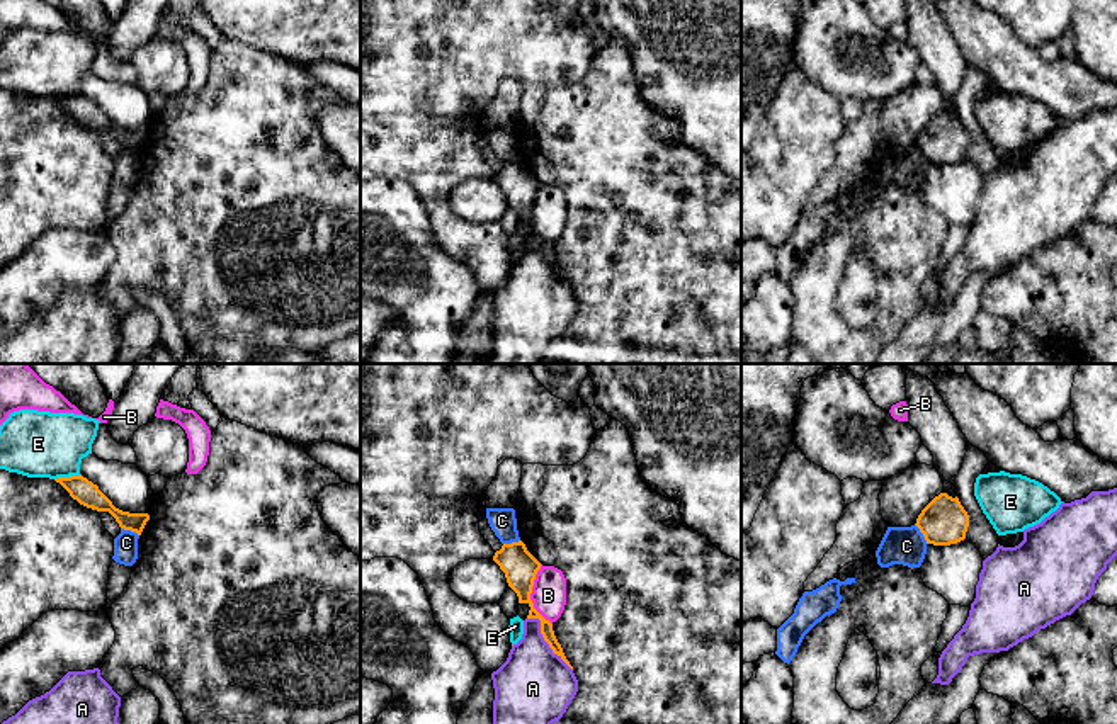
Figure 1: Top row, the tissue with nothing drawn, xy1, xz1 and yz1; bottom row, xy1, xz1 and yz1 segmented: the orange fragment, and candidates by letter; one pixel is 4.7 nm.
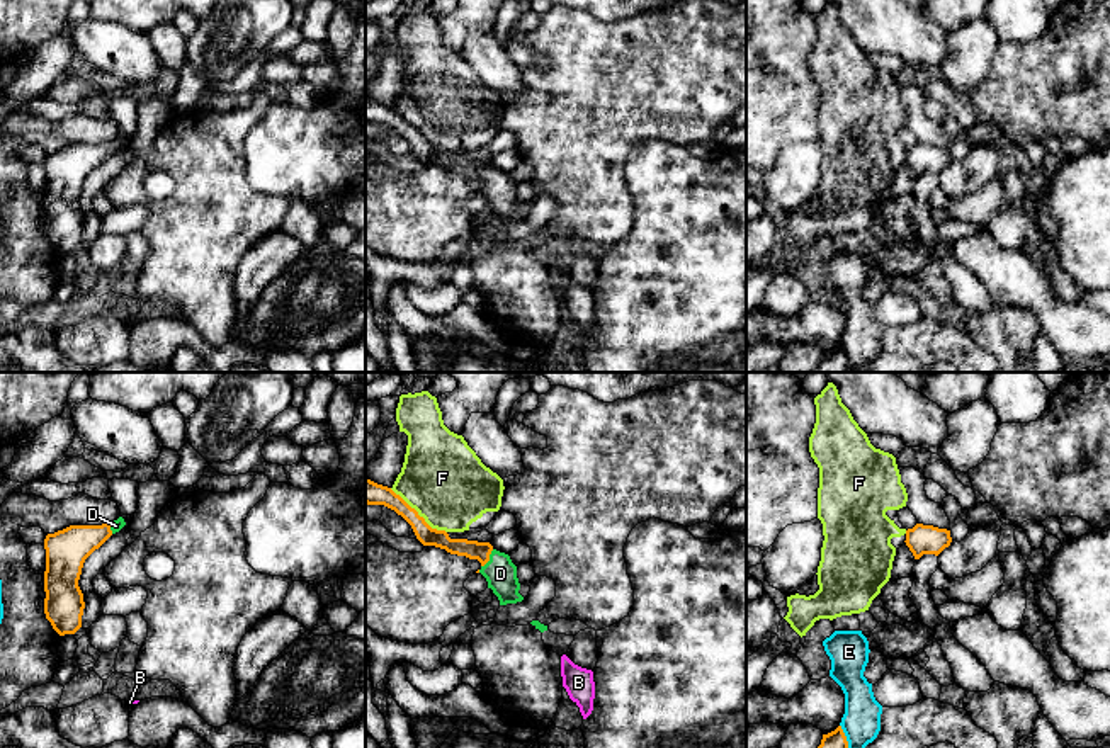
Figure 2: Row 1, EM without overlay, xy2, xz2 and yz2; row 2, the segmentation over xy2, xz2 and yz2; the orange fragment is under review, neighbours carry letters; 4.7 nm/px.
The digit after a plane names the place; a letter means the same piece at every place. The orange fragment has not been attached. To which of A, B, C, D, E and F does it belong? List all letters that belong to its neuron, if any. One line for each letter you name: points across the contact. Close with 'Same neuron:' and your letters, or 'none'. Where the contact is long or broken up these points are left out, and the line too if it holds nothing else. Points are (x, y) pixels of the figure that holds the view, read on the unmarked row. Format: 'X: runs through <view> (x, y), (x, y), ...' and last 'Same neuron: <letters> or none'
D: runs through xz2 (473, 169), (481, 170), (488, 177), (500, 192)
Same neuron: D

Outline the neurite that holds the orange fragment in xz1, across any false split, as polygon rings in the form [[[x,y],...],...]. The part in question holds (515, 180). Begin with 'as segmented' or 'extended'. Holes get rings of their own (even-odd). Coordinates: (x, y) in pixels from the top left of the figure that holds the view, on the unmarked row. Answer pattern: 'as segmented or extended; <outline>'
as segmented; [[[522,160],[503,163],[502,168],[495,172],[493,180],[505,192],[508,206],[519,216],[519,223],[527,223],[530,226],[527,238],[541,240],[541,253],[544,260],[549,263],[553,272],[573,289],[554,255],[553,243],[534,228],[530,219],[534,199],[542,184],[527,170]]]

